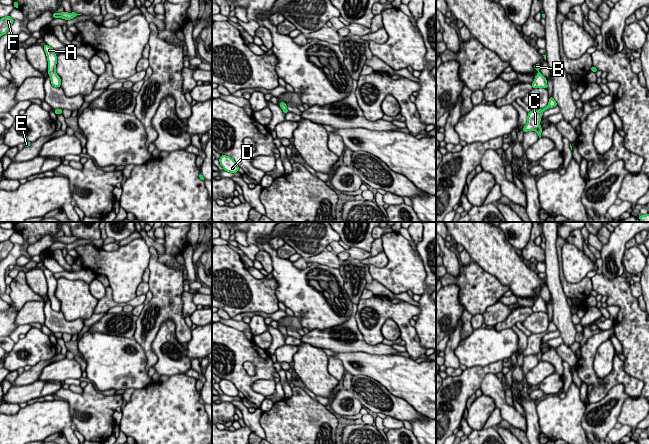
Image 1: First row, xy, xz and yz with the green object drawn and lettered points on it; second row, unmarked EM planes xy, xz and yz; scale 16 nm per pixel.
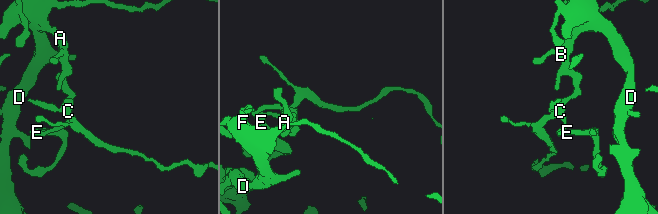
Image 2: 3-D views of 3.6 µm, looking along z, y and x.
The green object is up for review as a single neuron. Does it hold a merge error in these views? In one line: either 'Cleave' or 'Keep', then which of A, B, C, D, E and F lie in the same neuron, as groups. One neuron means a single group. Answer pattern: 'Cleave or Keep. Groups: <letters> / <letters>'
Keep. Groups: A B C D E F

